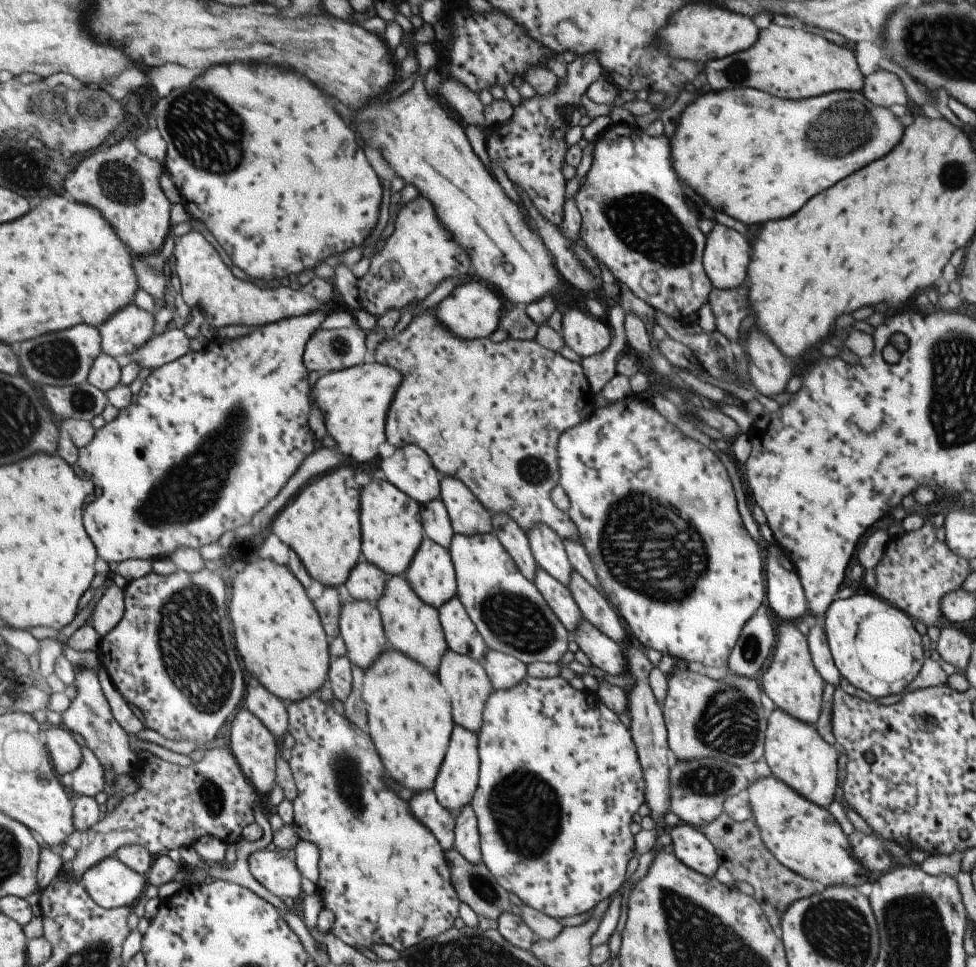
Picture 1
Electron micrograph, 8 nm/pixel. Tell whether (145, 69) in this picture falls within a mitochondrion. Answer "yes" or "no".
no

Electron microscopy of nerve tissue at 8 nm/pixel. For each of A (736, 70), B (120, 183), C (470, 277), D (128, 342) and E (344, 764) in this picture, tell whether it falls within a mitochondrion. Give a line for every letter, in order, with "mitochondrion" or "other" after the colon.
A: mitochondrion
B: mitochondrion
C: other
D: other
E: mitochondrion

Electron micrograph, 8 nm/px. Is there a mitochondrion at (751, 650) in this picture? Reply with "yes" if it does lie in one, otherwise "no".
yes

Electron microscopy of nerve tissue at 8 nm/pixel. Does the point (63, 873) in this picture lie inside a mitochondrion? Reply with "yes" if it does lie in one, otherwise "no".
no

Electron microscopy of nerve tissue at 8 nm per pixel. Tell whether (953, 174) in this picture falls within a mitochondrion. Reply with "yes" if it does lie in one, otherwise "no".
yes

